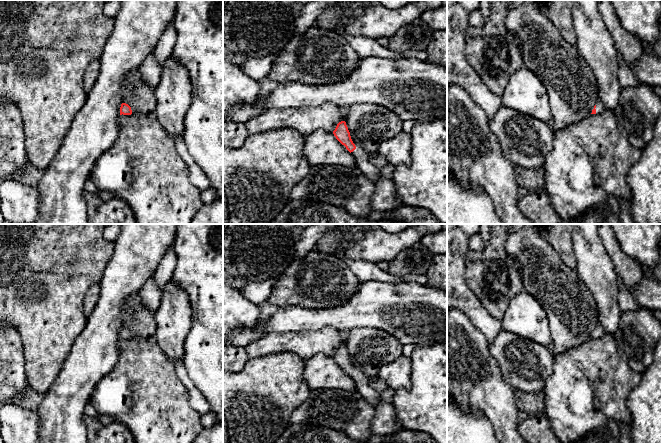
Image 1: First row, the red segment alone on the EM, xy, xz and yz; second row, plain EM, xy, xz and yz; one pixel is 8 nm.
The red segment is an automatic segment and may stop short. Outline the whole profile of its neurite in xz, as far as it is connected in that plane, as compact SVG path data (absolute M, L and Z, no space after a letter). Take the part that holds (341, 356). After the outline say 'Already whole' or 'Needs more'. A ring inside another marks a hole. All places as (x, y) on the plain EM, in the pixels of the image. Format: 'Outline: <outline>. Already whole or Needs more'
Outline: M341 345L337 348L333 358L336 363L354 380L356 383L356 391L369 404L376 407L383 402L380 397L380 393L369 385L367 376L364 375L359 369L353 367L345 345Z. Needs more

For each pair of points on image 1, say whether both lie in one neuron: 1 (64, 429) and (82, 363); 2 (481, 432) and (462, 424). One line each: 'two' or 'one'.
1: one
2: one

